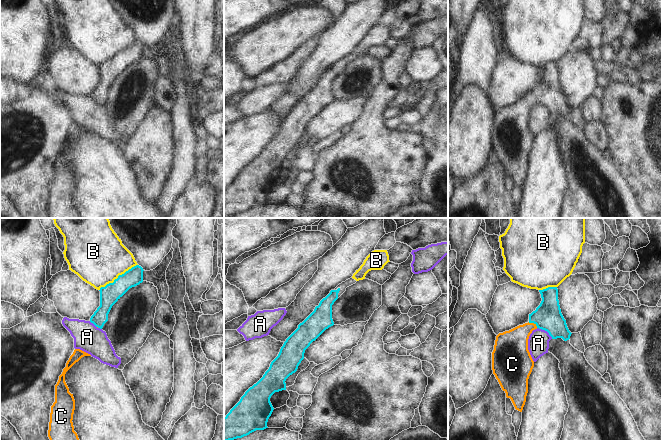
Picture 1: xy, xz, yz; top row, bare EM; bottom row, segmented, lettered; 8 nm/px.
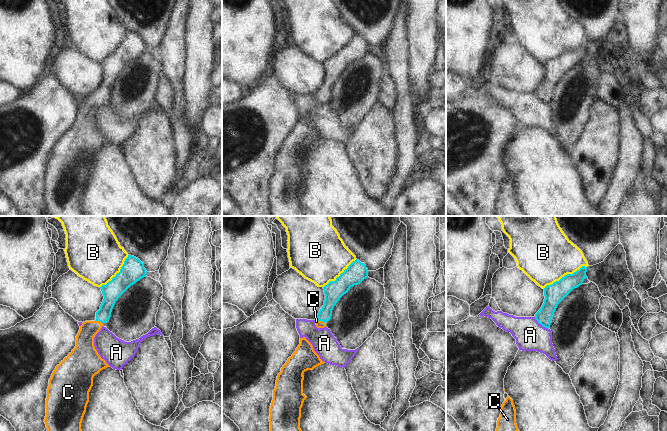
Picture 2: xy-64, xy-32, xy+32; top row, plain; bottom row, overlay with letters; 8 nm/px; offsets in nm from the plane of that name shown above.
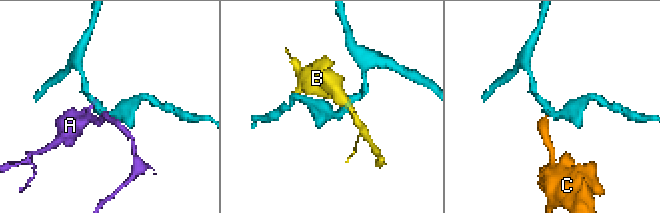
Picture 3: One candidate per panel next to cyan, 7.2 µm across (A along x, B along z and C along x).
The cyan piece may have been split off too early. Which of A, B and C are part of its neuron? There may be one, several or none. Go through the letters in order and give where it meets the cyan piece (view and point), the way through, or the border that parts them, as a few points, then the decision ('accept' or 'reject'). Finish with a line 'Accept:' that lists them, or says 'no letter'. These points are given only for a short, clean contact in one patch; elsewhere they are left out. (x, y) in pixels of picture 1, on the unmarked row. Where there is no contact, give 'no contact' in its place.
A: meets cyan in yz at (545, 106); border along yz (537, 103), (545, 106), (552, 114); reject
B: meets cyan in xy at (118, 53); reject
C: meets cyan in yz at (533, 98); runs through yz (547, 92), (533, 98), (512, 121); accept
Accept: C

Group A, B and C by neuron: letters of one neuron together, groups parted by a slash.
A / B / C

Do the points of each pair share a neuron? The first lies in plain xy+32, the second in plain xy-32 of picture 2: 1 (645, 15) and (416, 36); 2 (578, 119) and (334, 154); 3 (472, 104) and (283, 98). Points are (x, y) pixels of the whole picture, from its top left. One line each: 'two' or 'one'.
1: one
2: two
3: one

